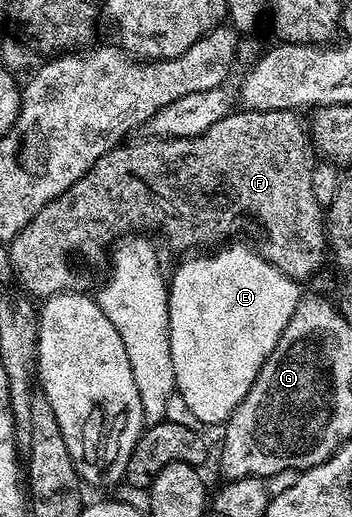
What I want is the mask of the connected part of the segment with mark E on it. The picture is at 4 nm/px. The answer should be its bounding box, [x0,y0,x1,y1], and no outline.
[169,244,301,426]

